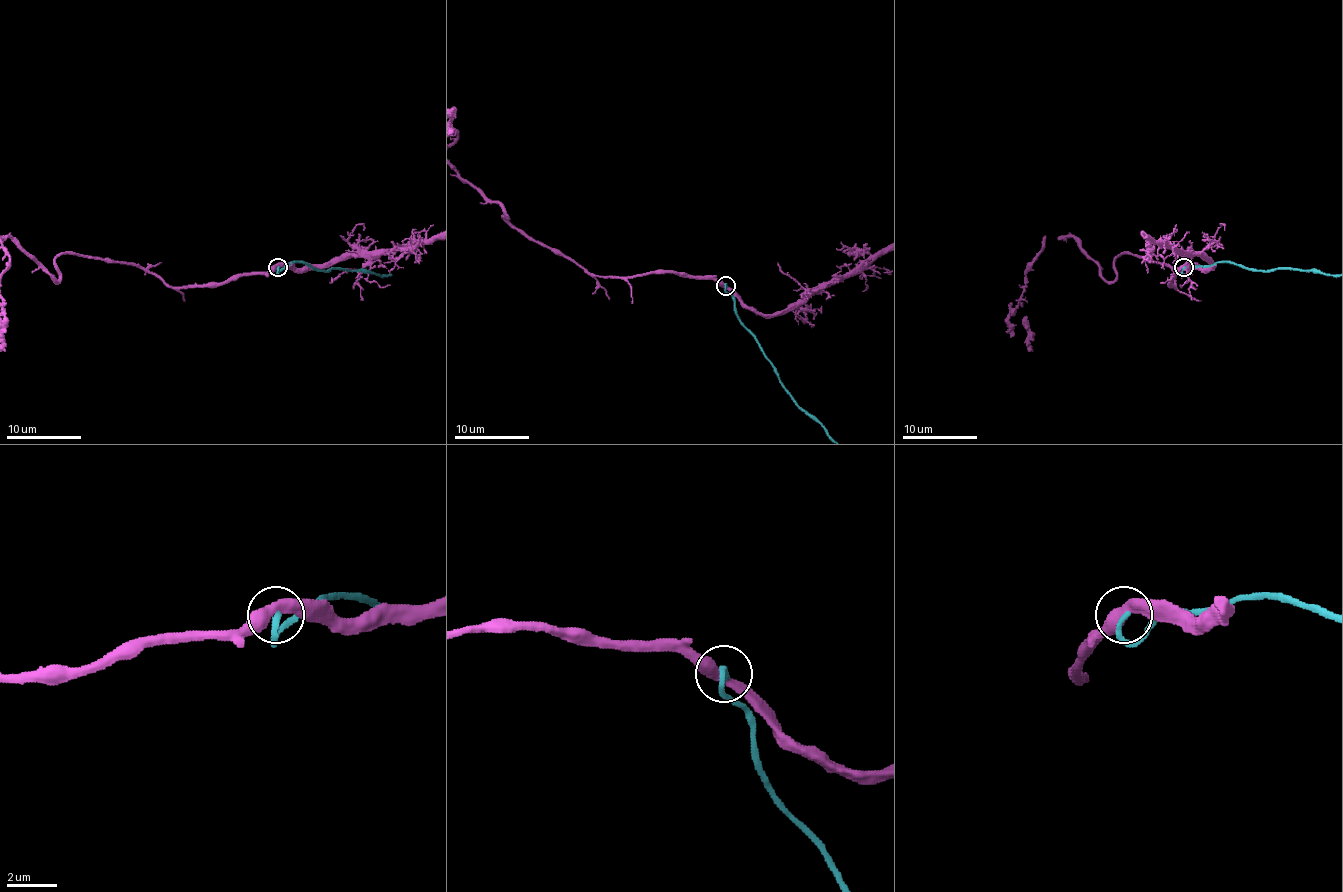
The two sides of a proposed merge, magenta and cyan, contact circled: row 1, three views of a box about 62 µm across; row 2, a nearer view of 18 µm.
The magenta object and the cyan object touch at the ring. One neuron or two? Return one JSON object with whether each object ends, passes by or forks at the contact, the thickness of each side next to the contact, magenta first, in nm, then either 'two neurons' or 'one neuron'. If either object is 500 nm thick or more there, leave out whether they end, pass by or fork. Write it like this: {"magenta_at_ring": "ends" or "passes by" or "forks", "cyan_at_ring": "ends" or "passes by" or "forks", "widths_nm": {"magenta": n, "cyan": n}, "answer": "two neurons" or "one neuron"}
{"magenta_at_ring": "passes by", "cyan_at_ring": "ends", "widths_nm": {"magenta": 440, "cyan": 240}, "answer": "one neuron"}

